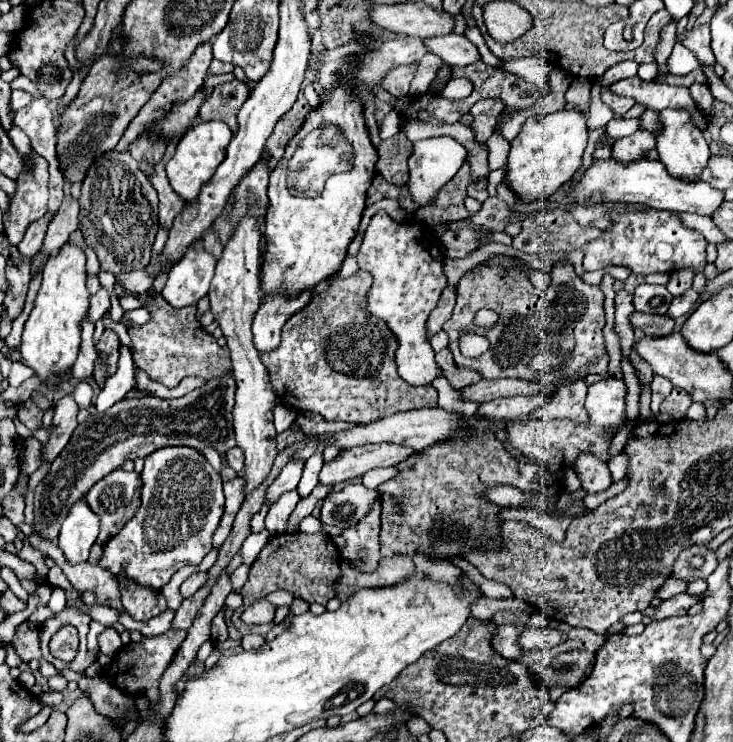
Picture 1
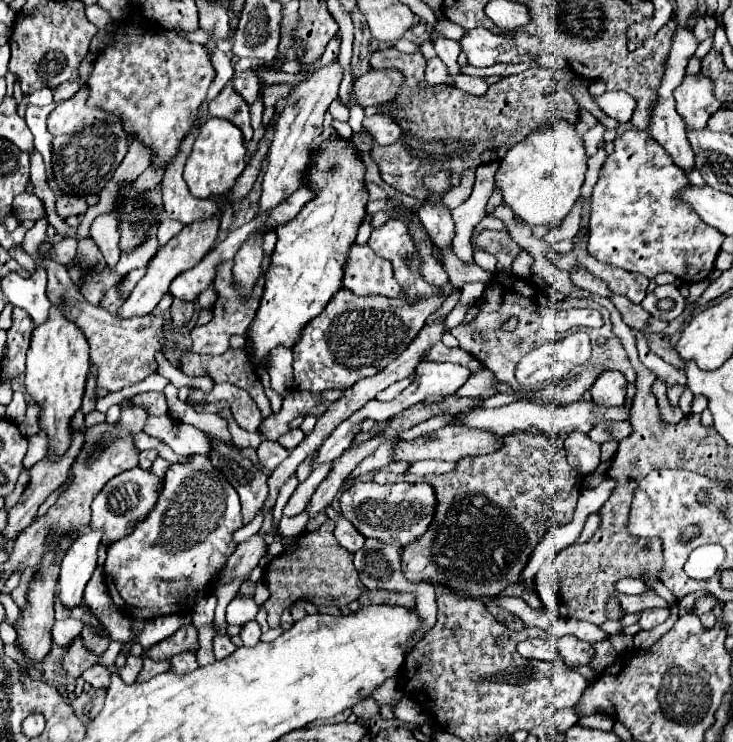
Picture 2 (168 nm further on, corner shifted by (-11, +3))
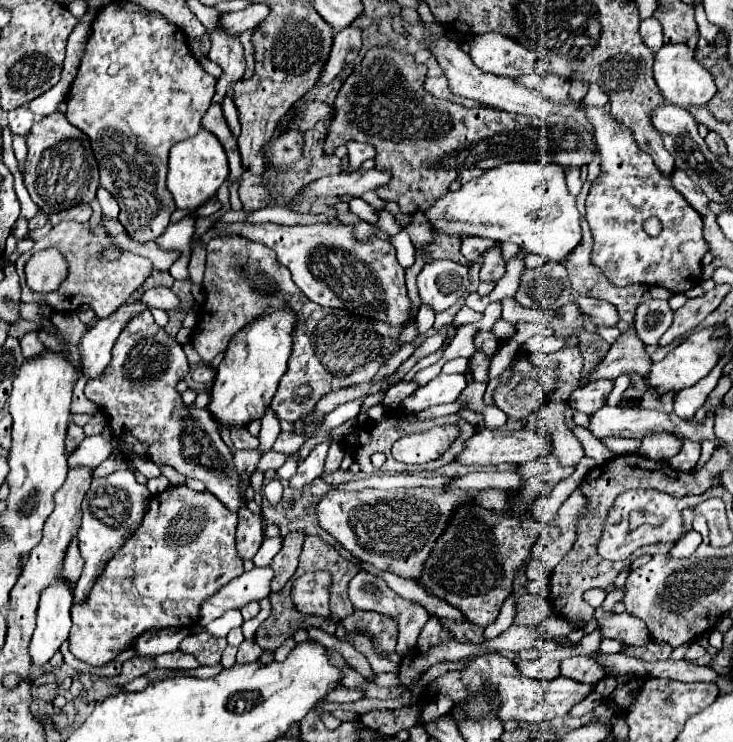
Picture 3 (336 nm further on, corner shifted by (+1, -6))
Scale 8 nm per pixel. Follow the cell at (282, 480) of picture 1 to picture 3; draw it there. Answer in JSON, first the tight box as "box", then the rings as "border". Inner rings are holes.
{"box":[400,374,466,412],"border":[[[440,374],[434,380],[430,380],[424,386],[418,386],[416,392],[406,396],[400,406],[404,410],[420,412],[434,404],[448,404],[458,398],[458,394],[466,388],[466,376],[464,374]]]}

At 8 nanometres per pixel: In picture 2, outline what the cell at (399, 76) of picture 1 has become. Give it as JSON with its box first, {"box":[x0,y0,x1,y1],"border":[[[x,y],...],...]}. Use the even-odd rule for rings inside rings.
{"box":[350,69,402,109],"border":[[[370,69],[366,75],[354,81],[354,87],[350,91],[350,103],[358,103],[362,109],[386,103],[390,101],[390,97],[396,95],[396,89],[400,89],[400,81],[402,77],[392,69]]]}

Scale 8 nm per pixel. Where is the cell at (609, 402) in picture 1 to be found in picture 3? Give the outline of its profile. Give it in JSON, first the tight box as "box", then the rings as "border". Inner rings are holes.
{"box":[568,380,614,416],"border":[[[594,380],[582,388],[576,388],[570,394],[568,402],[574,410],[580,410],[590,416],[596,410],[600,410],[602,406],[606,406],[606,400],[608,400],[608,394],[612,392],[612,388],[614,388],[612,380]]]}

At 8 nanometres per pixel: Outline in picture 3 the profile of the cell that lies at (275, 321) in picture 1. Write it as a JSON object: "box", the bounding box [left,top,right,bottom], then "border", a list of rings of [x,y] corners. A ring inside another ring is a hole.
{"box":[258,406,280,455],"border":[[[268,406],[268,410],[264,410],[264,418],[260,418],[260,422],[262,422],[262,430],[258,436],[258,449],[264,455],[272,449],[278,434],[280,434],[280,422],[278,422],[272,406]]]}

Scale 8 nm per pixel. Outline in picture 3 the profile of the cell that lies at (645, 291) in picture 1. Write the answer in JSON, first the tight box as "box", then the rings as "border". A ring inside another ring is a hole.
{"box":[634,298,672,344],"border":[[[648,298],[636,308],[634,326],[638,338],[644,344],[658,344],[660,336],[670,328],[670,324],[672,324],[672,310],[666,300]]]}

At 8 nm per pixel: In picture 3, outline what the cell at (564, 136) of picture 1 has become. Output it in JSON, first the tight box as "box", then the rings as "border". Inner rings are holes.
{"box":[426,162,580,262],"border":[[[508,162],[486,170],[480,178],[464,184],[458,192],[448,192],[430,210],[426,210],[432,228],[456,236],[484,236],[496,242],[514,242],[526,252],[542,254],[548,260],[564,262],[566,256],[580,242],[580,214],[576,208],[576,198],[568,192],[566,174],[556,164],[540,166],[540,162]]]}

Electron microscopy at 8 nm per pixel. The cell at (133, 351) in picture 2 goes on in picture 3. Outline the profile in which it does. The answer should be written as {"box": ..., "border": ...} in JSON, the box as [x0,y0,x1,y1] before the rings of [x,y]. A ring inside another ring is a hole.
{"box":[84,310,246,514],"border":[[[144,310],[144,314],[130,320],[128,326],[122,330],[122,334],[118,336],[112,348],[110,364],[104,368],[102,374],[88,380],[84,394],[88,400],[96,402],[98,406],[104,406],[104,412],[110,416],[110,428],[114,436],[116,438],[122,436],[122,440],[130,446],[132,452],[140,454],[142,458],[150,458],[156,464],[158,462],[170,464],[188,478],[202,480],[206,484],[206,490],[212,492],[228,510],[236,514],[240,506],[246,504],[246,498],[240,494],[240,486],[242,486],[240,472],[234,466],[230,448],[222,442],[218,434],[218,424],[212,418],[212,414],[206,408],[198,410],[192,406],[184,406],[180,394],[174,390],[176,382],[182,380],[186,374],[188,374],[188,362],[182,346],[176,340],[172,340],[164,332],[164,328],[156,324],[156,320],[148,310]]]}

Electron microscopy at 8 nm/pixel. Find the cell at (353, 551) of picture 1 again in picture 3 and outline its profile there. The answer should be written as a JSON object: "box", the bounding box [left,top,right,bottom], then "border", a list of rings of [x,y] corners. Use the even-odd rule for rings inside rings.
{"box":[348,570,430,658],"border":[[[360,570],[350,582],[348,582],[348,598],[352,602],[352,606],[356,610],[374,610],[374,612],[380,612],[380,614],[386,614],[386,616],[392,616],[398,620],[398,637],[396,644],[396,654],[400,658],[408,656],[414,648],[416,648],[416,640],[426,624],[426,620],[430,618],[428,610],[418,604],[418,602],[412,602],[412,600],[406,600],[406,598],[400,598],[396,592],[392,592],[384,578],[382,576],[372,576],[370,572],[366,570]]]}

